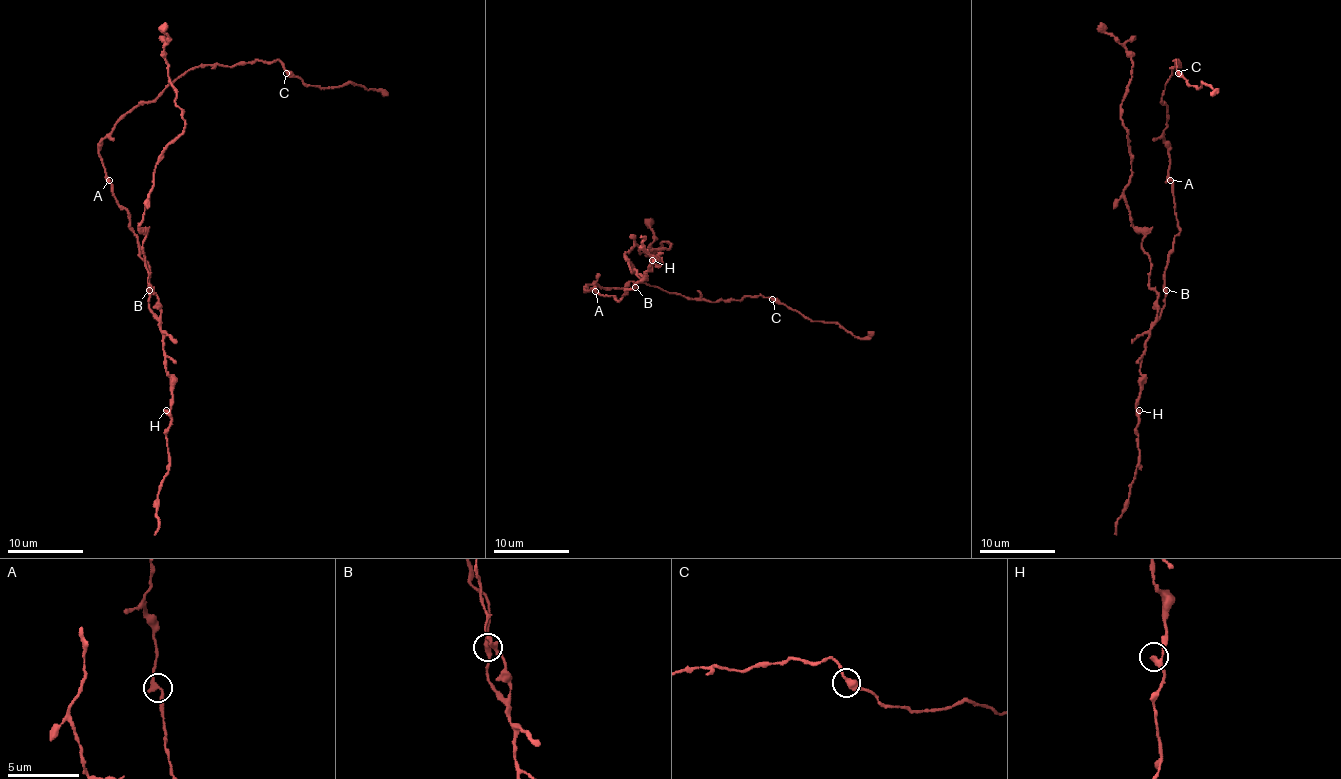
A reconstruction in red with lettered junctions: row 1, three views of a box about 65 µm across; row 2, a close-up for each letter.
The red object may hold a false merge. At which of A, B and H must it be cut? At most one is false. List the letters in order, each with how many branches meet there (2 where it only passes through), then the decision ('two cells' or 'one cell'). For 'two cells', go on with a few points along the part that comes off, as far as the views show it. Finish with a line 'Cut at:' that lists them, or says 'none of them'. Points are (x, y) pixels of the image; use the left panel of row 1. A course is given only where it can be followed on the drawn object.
A: 2 branches meet; one cell
B: 2 branches meet; one cell
H: 2 branches meet; one cell
Cut at: none of them

